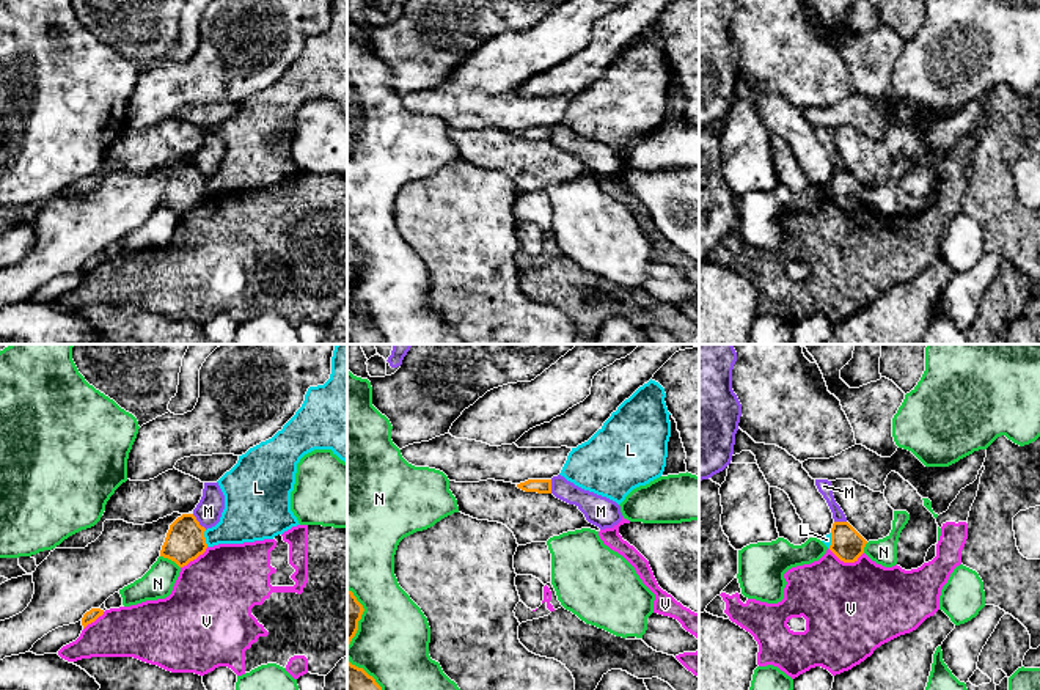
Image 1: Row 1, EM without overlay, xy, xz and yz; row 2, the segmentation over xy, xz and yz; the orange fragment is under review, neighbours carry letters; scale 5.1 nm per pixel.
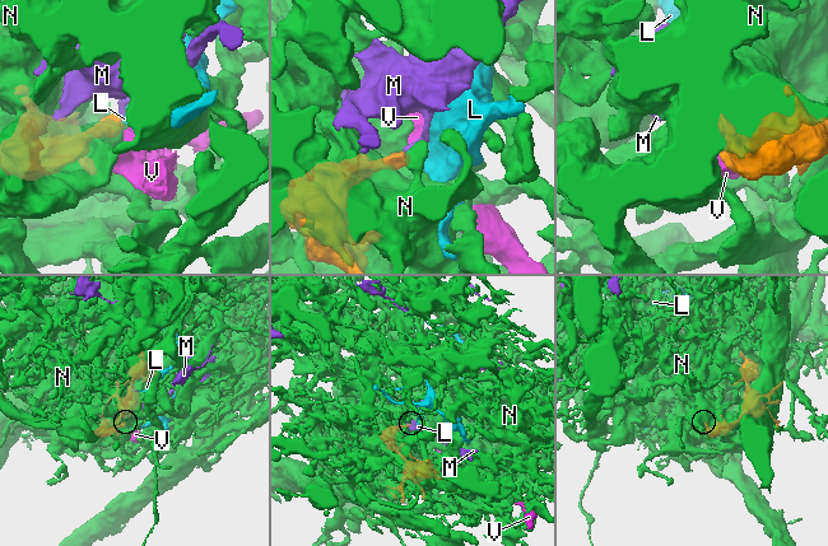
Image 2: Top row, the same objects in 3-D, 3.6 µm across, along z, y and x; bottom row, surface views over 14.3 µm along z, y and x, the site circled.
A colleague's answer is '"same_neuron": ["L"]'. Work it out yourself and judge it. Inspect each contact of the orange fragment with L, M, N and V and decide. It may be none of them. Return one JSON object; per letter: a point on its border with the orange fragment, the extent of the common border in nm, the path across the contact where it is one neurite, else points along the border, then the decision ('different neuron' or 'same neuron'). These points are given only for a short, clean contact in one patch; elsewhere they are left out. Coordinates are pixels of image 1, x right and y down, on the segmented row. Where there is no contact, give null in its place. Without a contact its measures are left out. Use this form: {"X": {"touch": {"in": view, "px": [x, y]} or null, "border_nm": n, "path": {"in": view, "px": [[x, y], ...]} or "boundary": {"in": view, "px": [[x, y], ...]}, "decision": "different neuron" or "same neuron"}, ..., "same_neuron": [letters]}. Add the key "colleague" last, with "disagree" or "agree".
{"L": {"touch": {"in": "xy", "px": [205, 538]}, "border_nm": 90, "boundary": {"in": "xy", "px": [[205, 530], [205, 543], [208, 546]]}, "decision": "different neuron"}, "M": {"touch": {"in": "xy", "px": [198, 522]}, "border_nm": 110, "boundary": {"in": "xy", "px": [[192, 514], [206, 528]]}, "decision": "different neuron"}, "N": {"touch": {"in": "xy", "px": [170, 558]}, "border_nm": 120, "decision": "different neuron"}, "V": {"touch": {"in": "yz", "px": [845, 561]}, "border_nm": 190, "decision": "different neuron"}, "same_neuron": [], "colleague": "disagree"}

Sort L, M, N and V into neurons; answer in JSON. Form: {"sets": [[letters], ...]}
{"sets": [["L"], ["M"], ["N"], ["V"]]}

